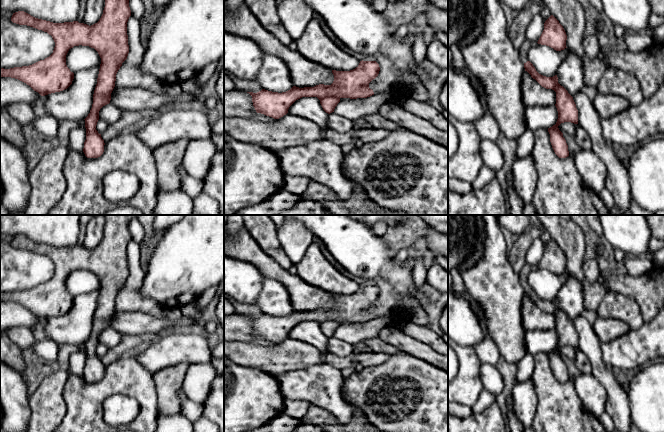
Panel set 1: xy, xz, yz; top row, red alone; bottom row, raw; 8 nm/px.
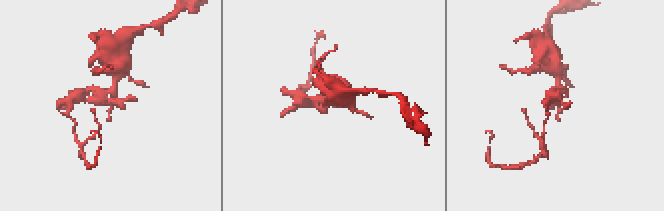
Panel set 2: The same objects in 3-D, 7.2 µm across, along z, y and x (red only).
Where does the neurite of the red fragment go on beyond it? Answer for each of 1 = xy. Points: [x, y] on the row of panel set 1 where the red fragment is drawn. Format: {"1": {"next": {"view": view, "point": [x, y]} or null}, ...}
{"1": {"next": null}}

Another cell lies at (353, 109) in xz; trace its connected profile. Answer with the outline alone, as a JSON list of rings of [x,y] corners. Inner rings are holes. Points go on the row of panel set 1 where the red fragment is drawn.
[[[372,95],[367,98],[341,100],[334,109],[334,113],[351,121],[361,119],[367,115],[377,115],[380,107],[388,102],[394,102],[392,96]]]

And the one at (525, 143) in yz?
[[[527,129],[517,140],[517,153],[516,159],[524,158],[531,154],[535,138],[534,130]]]

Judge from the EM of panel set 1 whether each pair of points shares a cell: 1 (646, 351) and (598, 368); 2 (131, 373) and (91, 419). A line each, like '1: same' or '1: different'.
1: different
2: same

